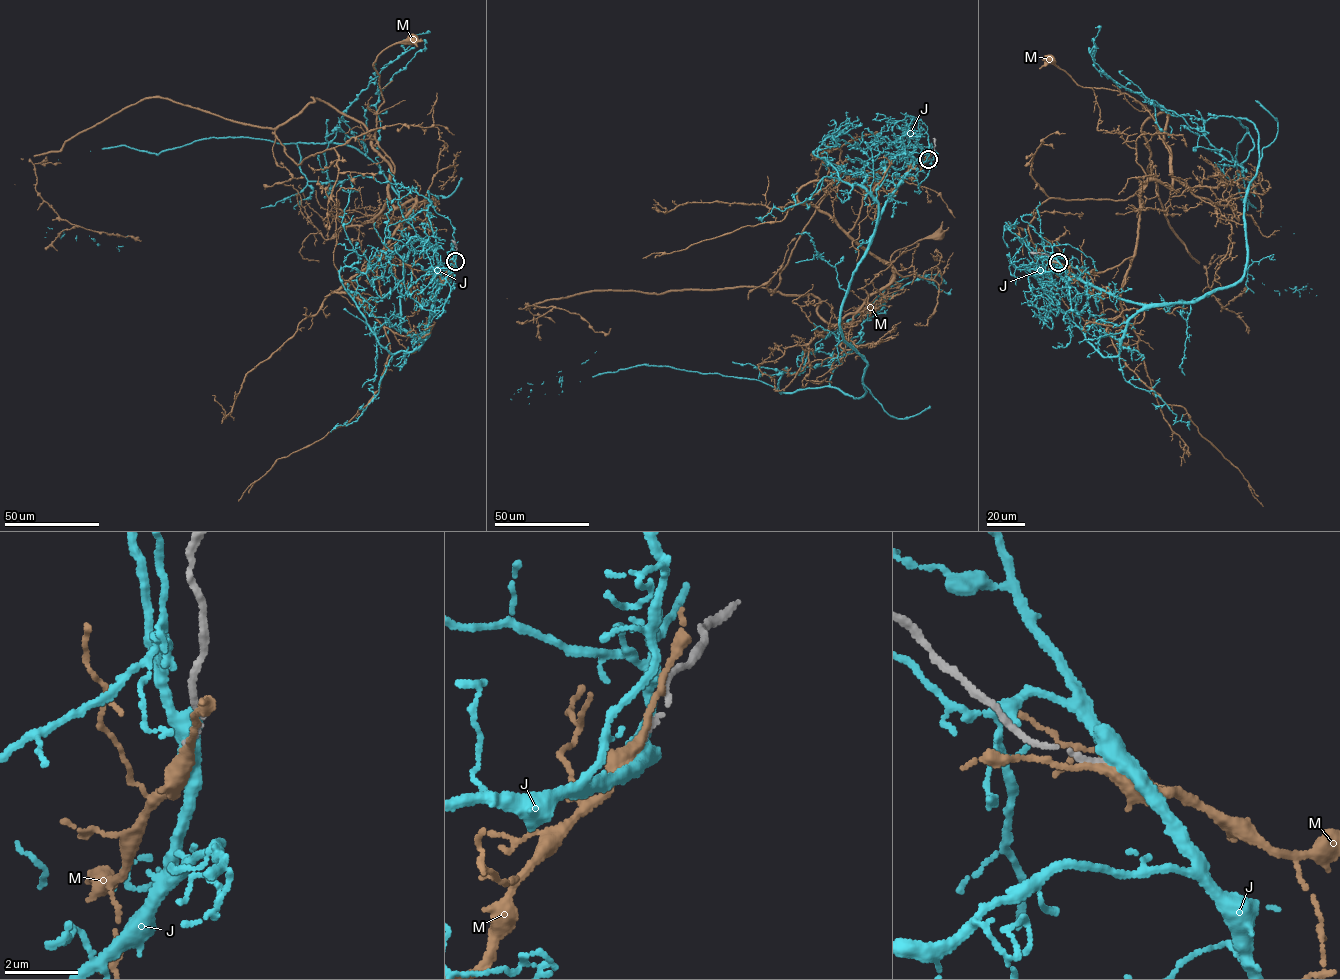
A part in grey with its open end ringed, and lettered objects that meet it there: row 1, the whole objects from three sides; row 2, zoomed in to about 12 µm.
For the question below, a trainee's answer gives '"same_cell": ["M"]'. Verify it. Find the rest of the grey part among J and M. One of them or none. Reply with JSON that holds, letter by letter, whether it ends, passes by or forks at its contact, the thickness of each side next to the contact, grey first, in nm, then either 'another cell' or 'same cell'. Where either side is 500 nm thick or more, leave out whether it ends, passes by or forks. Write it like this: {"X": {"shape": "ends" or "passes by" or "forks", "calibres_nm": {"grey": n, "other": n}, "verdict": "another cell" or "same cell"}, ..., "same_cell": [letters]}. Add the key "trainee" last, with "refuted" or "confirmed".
{"J": {"calibres_nm": {"grey": 160, "other": 500}, "verdict": "another cell"}, "M": {"shape": "passes by", "calibres_nm": {"grey": 160, "other": 240}, "verdict": "another cell"}, "same_cell": [], "trainee": "refuted"}

